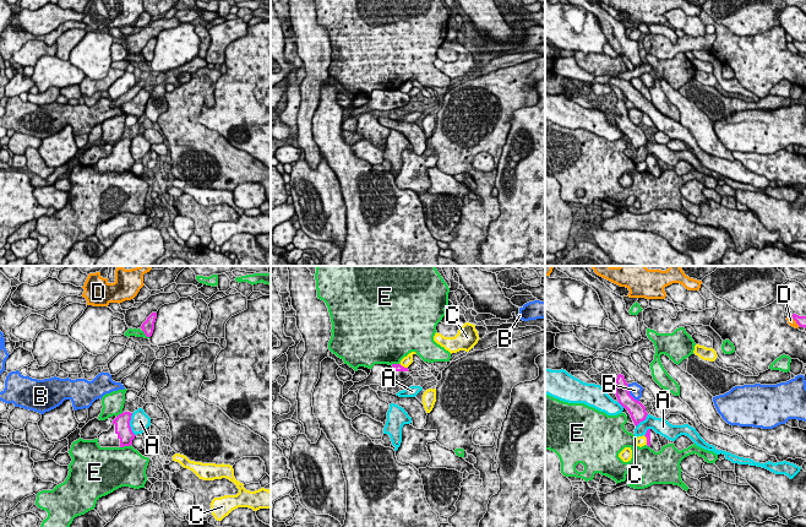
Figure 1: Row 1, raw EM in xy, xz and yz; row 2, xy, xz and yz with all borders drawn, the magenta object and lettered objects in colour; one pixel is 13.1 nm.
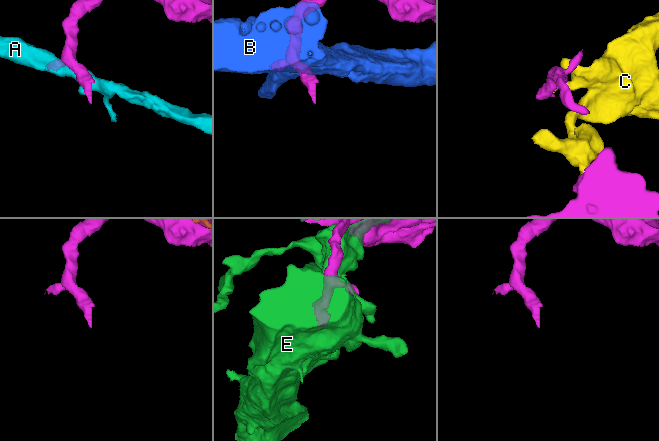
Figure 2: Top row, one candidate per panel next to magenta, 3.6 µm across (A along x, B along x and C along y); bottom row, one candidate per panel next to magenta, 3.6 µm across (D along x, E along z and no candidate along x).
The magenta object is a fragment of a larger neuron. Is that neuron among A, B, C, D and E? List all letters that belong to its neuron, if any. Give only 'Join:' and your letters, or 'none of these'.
Join: none of these

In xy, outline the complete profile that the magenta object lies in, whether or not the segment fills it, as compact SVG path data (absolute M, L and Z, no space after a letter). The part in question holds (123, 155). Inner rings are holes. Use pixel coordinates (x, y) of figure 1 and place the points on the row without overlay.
M124 137L119 140L108 157L98 161L98 169L100 173L124 173L132 170L135 159L131 156L130 146L132 138Z

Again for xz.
M375 89L371 94L370 100L359 108L354 108L349 116L356 116L364 112L370 110L387 112L391 109L404 107L409 102L410 98L408 93L404 93L401 89Z

